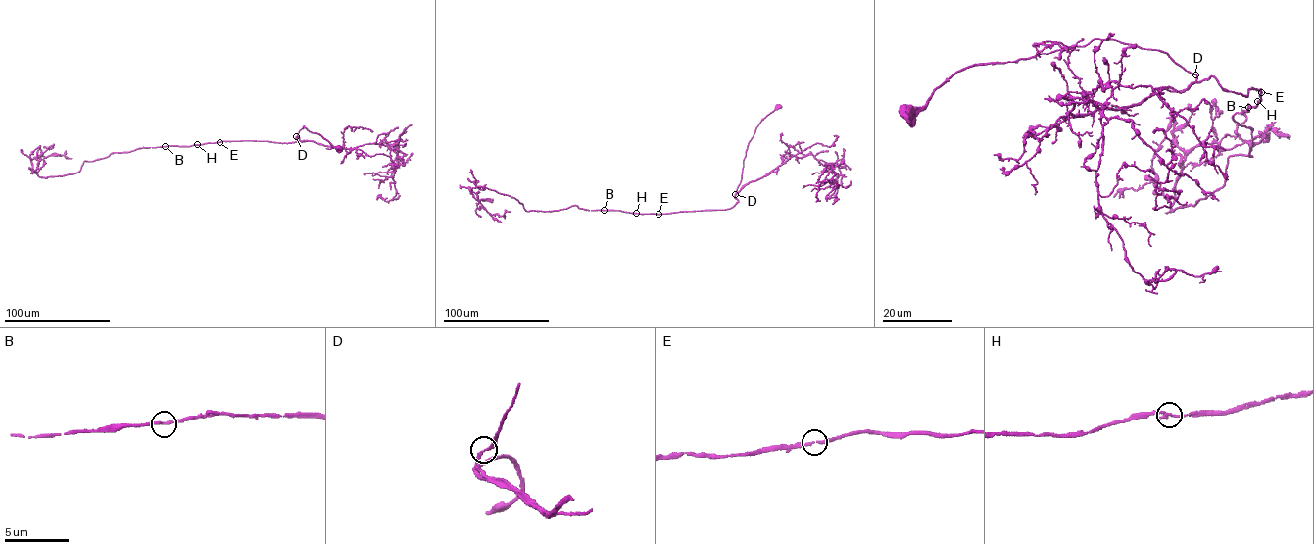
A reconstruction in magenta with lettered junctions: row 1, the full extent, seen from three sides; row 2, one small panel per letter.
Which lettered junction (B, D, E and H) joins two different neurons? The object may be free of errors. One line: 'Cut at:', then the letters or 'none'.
Cut at: none

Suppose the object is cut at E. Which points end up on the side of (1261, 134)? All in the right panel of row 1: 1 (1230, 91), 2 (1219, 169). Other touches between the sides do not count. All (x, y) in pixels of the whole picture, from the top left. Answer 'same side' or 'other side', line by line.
1: other side
2: other side

